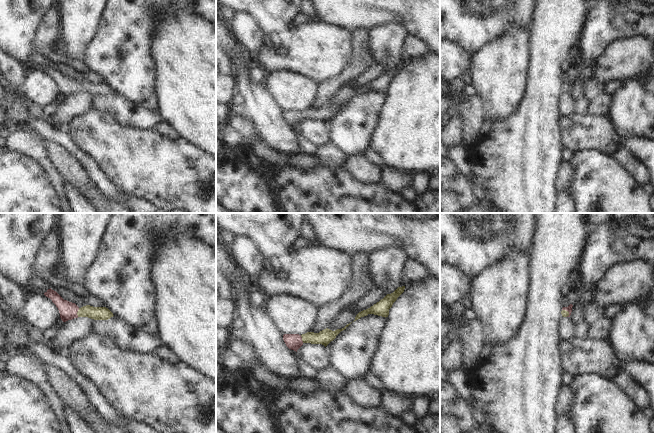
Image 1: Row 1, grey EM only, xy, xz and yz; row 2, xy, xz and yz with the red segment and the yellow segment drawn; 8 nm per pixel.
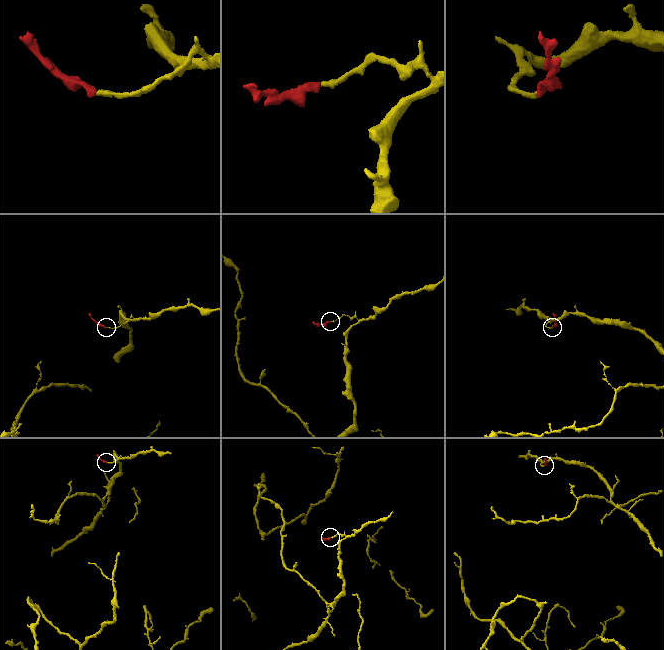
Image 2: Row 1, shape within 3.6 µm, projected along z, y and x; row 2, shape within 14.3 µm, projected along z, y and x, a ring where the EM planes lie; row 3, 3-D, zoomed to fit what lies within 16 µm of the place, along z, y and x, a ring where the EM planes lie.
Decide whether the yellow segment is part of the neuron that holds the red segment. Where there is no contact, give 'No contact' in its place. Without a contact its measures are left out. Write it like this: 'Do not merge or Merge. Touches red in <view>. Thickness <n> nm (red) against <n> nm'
Merge. Touches red in xy. Thickness 140 nm (red) against 110 nm.

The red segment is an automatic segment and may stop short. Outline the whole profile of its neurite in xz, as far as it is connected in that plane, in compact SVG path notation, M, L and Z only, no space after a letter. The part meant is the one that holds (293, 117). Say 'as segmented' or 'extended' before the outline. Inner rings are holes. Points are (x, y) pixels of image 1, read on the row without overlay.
extended; M351 99L347 100L342 105L337 105L332 107L328 104L320 107L319 109L314 108L307 108L305 110L284 110L283 116L286 122L297 128L297 126L304 120L304 119L311 119L311 120L322 120L325 123L333 117L336 112L343 106L345 106Z

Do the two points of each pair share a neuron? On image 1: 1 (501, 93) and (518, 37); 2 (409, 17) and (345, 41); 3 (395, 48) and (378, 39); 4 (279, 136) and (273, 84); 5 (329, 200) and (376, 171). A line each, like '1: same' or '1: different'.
1: same
2: different
3: same
4: different
5: different

